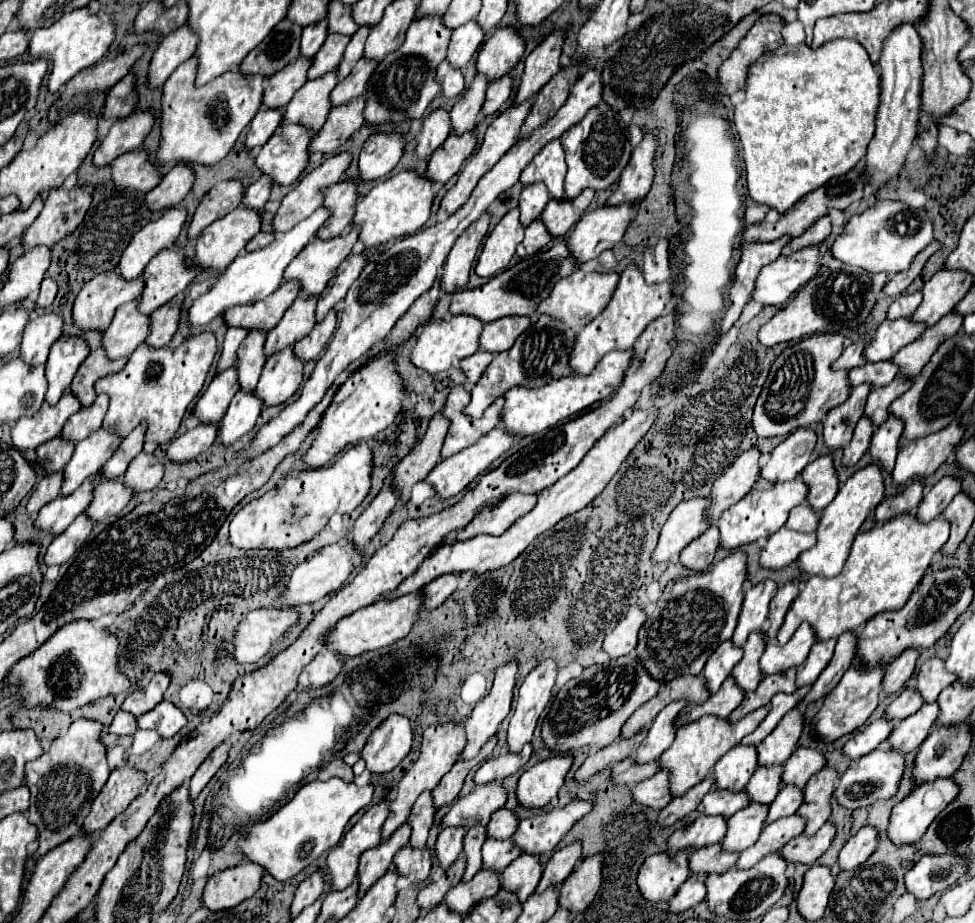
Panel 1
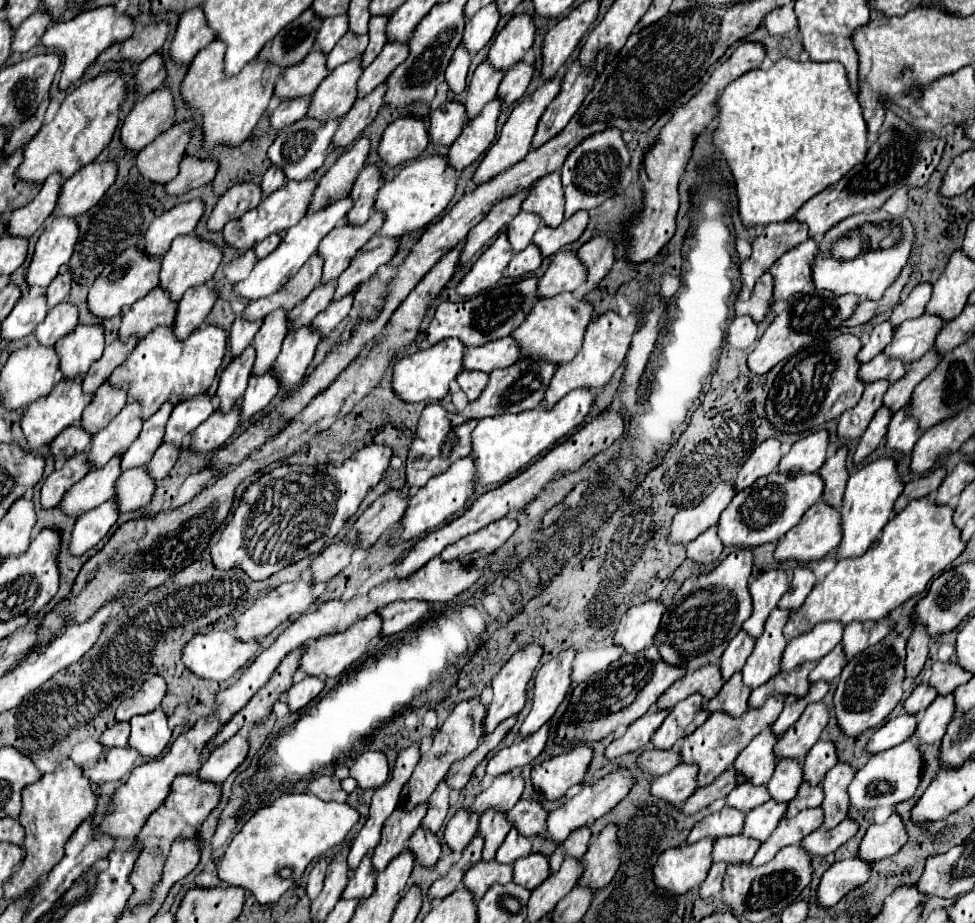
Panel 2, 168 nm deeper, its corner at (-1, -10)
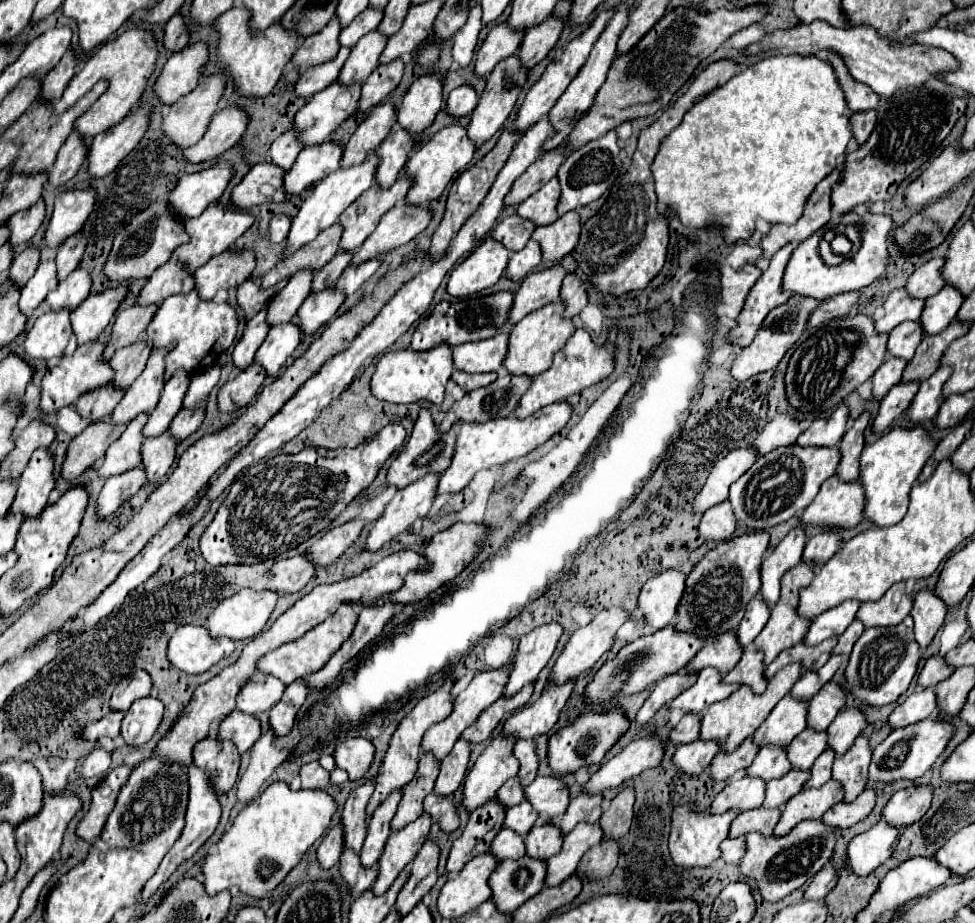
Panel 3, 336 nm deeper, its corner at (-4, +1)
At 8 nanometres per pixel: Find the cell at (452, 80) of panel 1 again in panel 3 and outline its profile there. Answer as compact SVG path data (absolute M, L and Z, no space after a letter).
M476 5L470 11L468 21L464 23L464 27L456 33L454 37L454 47L452 47L452 59L460 65L460 67L468 67L472 57L474 57L474 47L478 43L478 33L482 29L482 11L480 5Z

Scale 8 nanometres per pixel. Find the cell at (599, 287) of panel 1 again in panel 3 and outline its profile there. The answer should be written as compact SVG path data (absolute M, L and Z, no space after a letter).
M564 301L544 305L544 309L536 309L528 313L522 321L518 321L512 331L510 331L510 341L508 341L508 357L504 359L504 367L514 373L514 375L538 375L546 371L552 365L552 357L556 351L560 351L568 337L576 331L574 321L570 317L564 317Z

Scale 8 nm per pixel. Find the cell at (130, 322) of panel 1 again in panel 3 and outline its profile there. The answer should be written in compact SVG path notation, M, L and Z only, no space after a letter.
M168 261L152 277L146 281L142 291L138 293L136 305L160 305L170 295L190 293L194 289L194 275L184 271L180 263Z

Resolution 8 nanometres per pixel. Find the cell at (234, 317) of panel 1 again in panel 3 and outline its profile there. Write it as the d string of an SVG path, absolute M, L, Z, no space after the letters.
M338 223L324 229L314 241L310 241L308 245L298 249L294 255L290 255L282 263L278 263L268 275L264 275L262 289L270 289L280 281L290 279L292 275L296 275L302 269L312 269L312 271L322 269L336 255L340 233L342 233L342 229Z

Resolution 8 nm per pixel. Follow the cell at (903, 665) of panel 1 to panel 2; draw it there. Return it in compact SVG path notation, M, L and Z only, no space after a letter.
M917 624L907 642L907 666L905 666L907 676L917 676L921 672L927 652L929 652L929 640L931 640L931 636L927 634L925 626Z

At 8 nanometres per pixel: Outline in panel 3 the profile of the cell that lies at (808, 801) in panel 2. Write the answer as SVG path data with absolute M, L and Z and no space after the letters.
M824 751L812 765L810 769L810 779L806 781L804 787L820 787L824 783L830 781L830 771L832 771L832 761L834 761L834 753L832 751Z

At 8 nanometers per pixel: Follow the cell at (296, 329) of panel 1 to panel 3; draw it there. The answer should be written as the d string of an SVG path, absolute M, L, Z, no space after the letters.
M338 251L336 257L334 257L328 265L324 265L320 271L314 273L312 289L310 289L310 291L312 291L312 293L318 293L318 291L324 291L324 289L332 287L332 285L338 281L340 273L350 265L350 259L352 259L352 253Z

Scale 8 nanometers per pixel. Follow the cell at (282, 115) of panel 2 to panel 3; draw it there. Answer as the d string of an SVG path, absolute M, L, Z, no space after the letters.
M340 47L336 59L332 59L332 61L328 61L328 63L324 63L324 65L310 67L310 69L302 71L298 83L294 85L296 97L302 97L302 95L304 95L304 97L308 99L308 97L320 93L322 89L326 89L332 81L336 81L336 77L338 77L338 73L340 73L340 69L342 69L348 53L350 53L348 47Z

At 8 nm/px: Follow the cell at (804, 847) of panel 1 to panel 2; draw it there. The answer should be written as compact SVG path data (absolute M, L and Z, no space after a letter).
M845 818L833 830L811 832L809 836L805 836L805 840L801 844L813 856L817 856L817 854L825 856L825 854L833 854L841 844L845 844L849 838L853 838L857 834L857 830L859 830L859 824L853 818Z

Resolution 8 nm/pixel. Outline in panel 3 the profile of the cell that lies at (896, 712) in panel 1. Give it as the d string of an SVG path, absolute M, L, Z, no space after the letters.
M930 657L928 661L926 661L926 665L924 665L924 669L920 671L920 675L918 675L918 687L922 687L922 689L926 689L926 687L934 687L934 685L938 685L940 681L944 681L944 679L948 679L952 675L952 669L944 663L944 659L942 657Z

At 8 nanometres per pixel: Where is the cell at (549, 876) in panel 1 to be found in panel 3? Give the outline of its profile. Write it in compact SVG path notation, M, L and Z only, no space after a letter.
M578 795L576 799L572 799L566 813L558 821L562 835L568 835L580 821L596 823L602 815L600 803L602 803L602 795Z

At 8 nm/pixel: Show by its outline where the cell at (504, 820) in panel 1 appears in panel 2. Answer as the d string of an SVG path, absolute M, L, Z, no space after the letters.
M533 798L519 800L515 804L515 808L511 808L507 812L507 816L509 816L513 826L517 826L517 830L523 836L543 834L547 830L547 816L549 816L549 812L543 808L541 802L533 800Z

